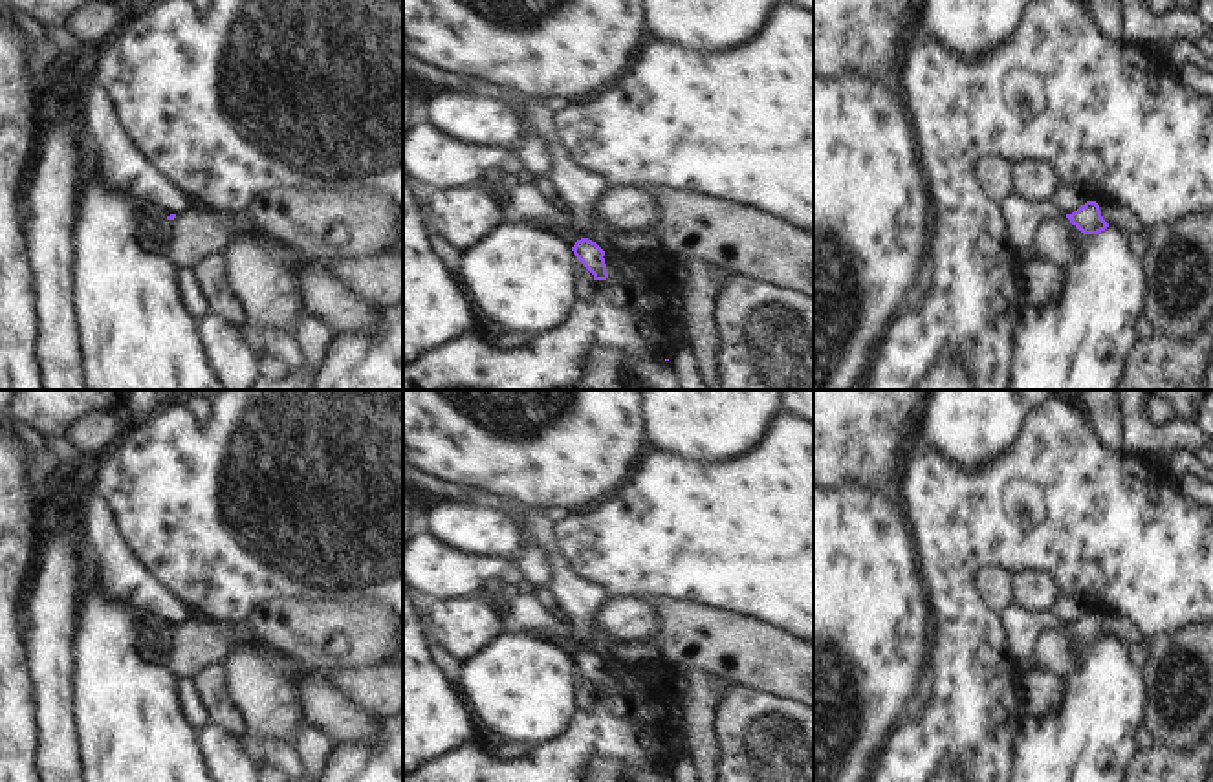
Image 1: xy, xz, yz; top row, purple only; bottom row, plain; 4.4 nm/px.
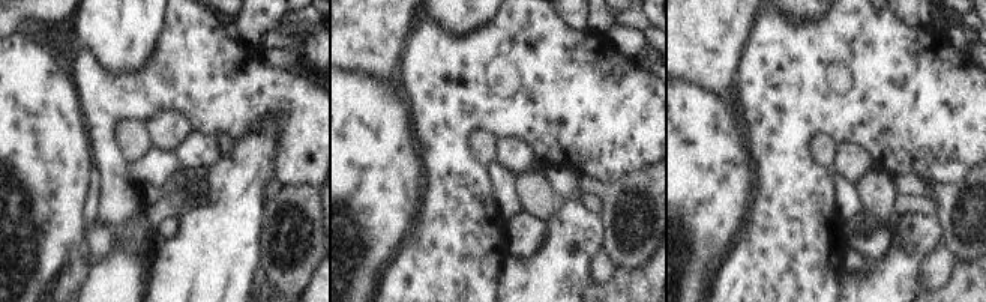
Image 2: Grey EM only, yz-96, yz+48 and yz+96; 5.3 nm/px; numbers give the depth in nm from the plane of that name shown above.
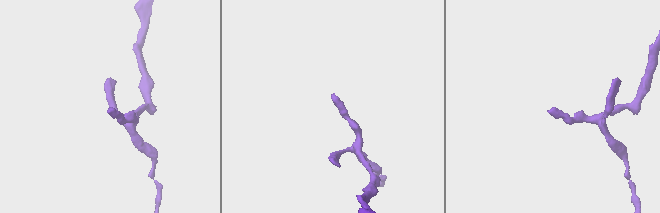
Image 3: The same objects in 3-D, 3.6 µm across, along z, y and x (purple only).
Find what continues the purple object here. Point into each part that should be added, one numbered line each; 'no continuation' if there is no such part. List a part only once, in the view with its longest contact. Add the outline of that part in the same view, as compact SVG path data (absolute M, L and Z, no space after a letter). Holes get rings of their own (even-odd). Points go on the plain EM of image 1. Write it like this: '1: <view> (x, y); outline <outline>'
no continuation

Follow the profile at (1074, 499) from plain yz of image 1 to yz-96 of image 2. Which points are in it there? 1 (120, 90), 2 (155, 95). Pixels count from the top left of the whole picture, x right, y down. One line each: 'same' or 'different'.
1: same
2: same

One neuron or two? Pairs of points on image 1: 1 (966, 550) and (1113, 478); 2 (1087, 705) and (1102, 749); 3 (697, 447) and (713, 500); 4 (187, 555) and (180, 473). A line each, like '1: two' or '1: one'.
1: one
2: one
3: two
4: one

